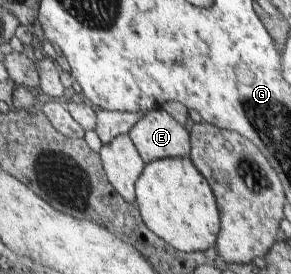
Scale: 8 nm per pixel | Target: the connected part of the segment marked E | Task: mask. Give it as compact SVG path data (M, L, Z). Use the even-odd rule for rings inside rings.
M162 107L143 115L129 134L146 164L165 158L186 158L192 150L189 131Z

